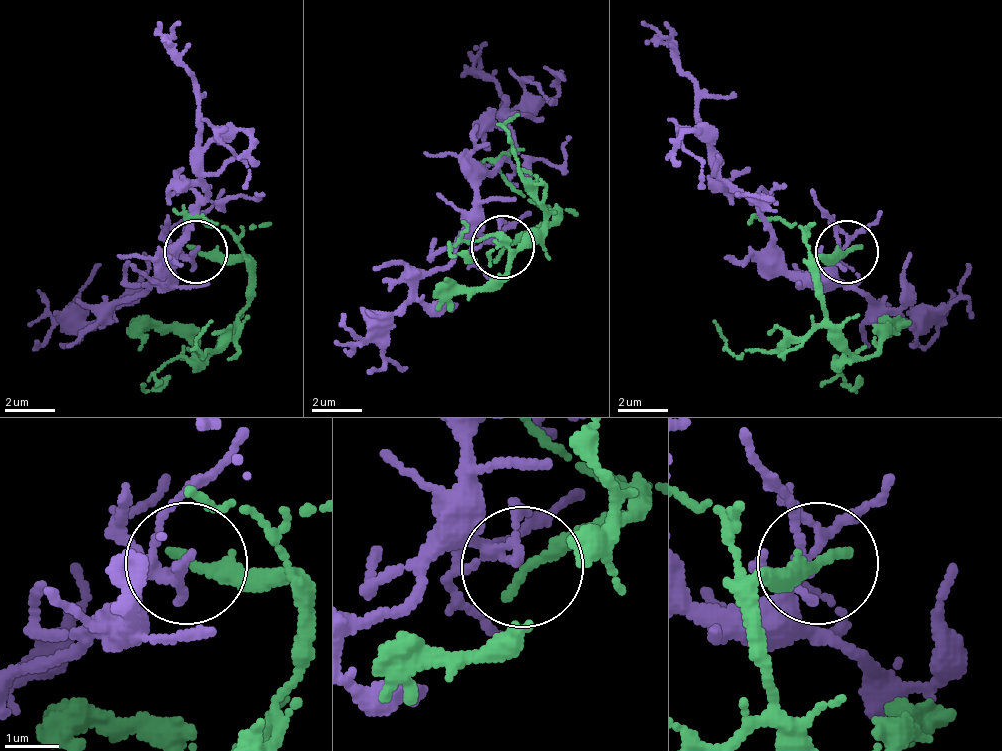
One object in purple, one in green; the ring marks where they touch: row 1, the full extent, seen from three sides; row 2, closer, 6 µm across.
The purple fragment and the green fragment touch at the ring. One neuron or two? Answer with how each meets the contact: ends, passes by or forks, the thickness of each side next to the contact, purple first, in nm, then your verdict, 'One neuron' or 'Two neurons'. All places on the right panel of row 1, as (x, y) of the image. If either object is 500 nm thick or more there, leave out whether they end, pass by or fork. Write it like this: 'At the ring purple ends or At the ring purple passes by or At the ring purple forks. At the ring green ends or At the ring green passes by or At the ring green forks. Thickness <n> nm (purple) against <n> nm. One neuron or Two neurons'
At the ring purple forks. At the ring green ends. Thickness 160 nm (purple) against 260 nm. Two neurons

